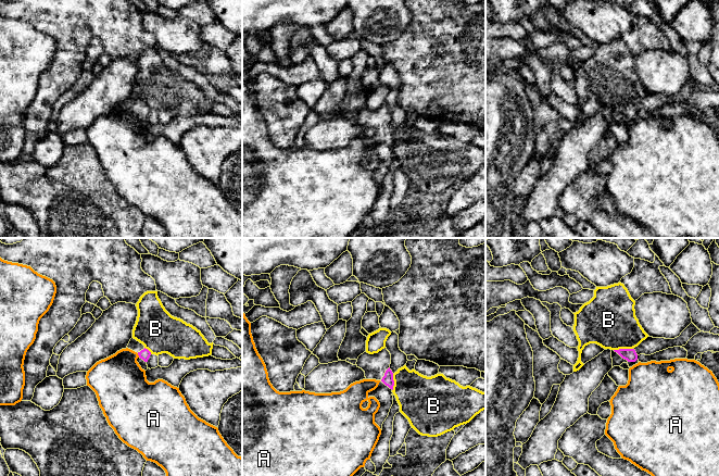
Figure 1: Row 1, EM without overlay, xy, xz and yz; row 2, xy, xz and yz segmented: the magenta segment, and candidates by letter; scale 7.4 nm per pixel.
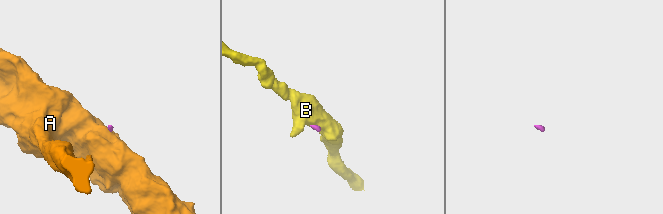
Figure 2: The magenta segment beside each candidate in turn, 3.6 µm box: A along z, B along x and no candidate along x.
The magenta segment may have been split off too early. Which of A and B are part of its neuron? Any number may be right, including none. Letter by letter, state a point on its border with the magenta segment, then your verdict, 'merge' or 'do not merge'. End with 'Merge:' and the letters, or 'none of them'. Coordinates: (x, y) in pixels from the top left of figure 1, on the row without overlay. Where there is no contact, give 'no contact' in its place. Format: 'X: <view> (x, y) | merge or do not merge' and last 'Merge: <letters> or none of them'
A: xy (138, 111) | do not merge
B: yz (622, 105) | do not merge
Merge: none of them

